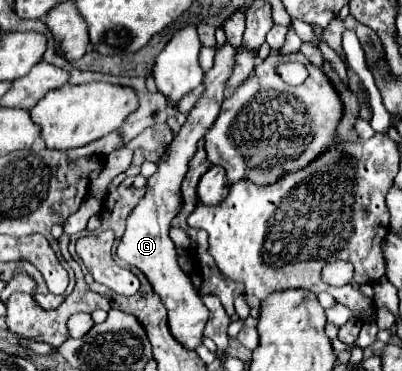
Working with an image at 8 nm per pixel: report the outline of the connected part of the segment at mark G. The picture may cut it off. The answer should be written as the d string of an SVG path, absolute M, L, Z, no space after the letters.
M224 44L214 60L214 66L210 72L206 72L204 78L204 94L196 102L196 106L190 110L188 120L182 124L180 132L172 140L172 144L166 148L166 156L156 162L158 170L148 178L146 194L144 198L134 206L126 220L126 232L118 244L116 254L128 262L130 266L136 266L140 272L146 274L148 282L152 284L154 292L162 298L162 304L168 310L168 328L170 334L188 350L196 350L202 344L202 330L208 320L208 308L202 304L200 294L194 290L188 274L184 274L176 262L176 246L168 236L170 222L180 210L182 194L180 194L180 184L184 180L184 174L188 172L188 162L192 154L196 152L196 144L204 134L210 130L214 120L218 118L220 104L224 100L224 90L226 90L226 80L232 74L232 62L234 62L234 52L236 48L230 44Z

